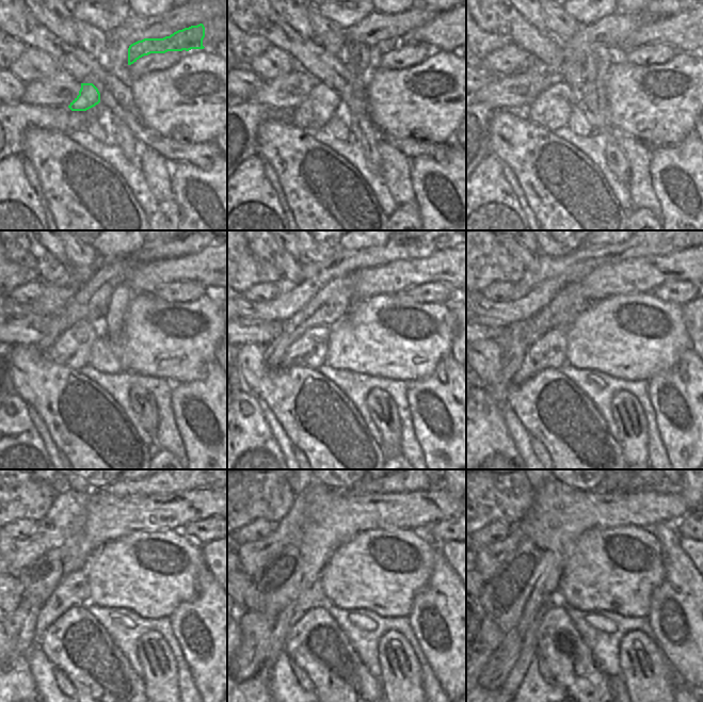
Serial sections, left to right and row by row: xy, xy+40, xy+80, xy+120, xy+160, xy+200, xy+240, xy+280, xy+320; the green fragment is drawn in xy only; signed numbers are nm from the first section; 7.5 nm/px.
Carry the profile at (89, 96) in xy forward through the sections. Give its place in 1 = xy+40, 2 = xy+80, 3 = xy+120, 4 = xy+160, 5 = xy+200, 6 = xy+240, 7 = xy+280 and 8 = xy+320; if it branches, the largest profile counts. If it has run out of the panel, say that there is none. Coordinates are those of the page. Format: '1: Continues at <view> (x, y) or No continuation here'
1: Continues at xy+40 (314, 113)
2: Continues at xy+80 (552, 109)
3: Continues at xy+120 (73, 348)
4: Continues at xy+160 (309, 350)
5: Continues at xy+200 (548, 352)
6: Continues at xy+240 (73, 591)
7: Continues at xy+280 (312, 596)
8: Continues at xy+320 (529, 626).

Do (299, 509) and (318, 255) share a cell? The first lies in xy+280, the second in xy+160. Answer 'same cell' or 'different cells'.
different cells

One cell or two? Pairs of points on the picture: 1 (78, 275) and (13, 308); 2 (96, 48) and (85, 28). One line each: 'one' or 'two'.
1: one
2: one

